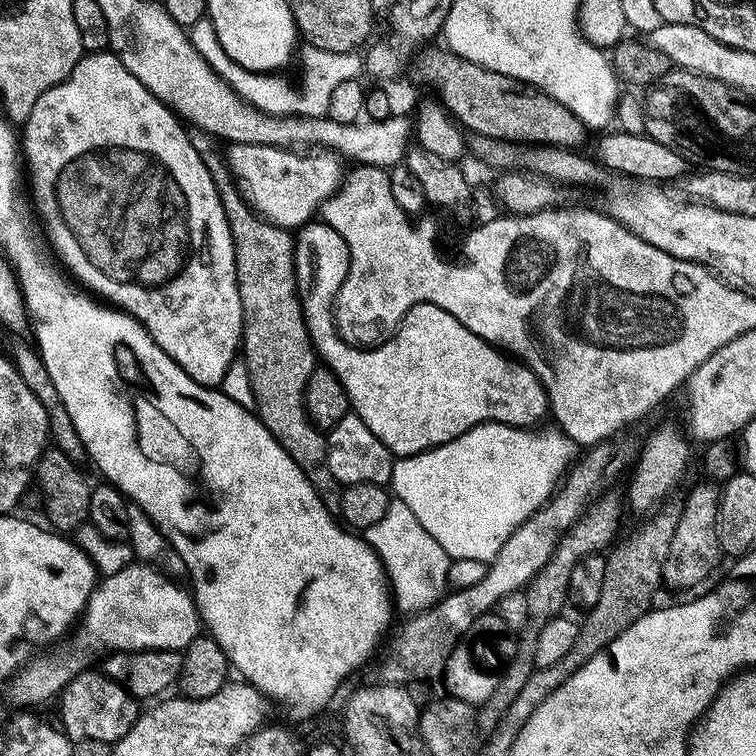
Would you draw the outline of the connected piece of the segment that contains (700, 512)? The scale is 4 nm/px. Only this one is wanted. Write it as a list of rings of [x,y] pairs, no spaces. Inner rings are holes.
[[[701,482],[683,501],[681,521],[670,546],[669,560],[666,562],[664,584],[669,588],[696,588],[712,576],[712,571],[722,561],[722,549],[718,538],[718,514],[720,513],[721,489],[715,483]]]

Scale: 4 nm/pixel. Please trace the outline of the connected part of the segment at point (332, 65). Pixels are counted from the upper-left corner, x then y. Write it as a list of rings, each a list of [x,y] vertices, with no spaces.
[[[205,17],[190,30],[192,44],[204,58],[213,72],[235,90],[237,96],[247,101],[258,112],[267,116],[299,116],[301,118],[324,118],[330,110],[330,94],[336,87],[347,80],[360,80],[366,64],[359,55],[339,56],[329,52],[320,52],[317,48],[309,47],[304,56],[304,72],[308,75],[308,85],[299,96],[288,84],[283,84],[272,74],[248,72],[244,67],[234,63],[222,48],[216,34],[213,22]]]

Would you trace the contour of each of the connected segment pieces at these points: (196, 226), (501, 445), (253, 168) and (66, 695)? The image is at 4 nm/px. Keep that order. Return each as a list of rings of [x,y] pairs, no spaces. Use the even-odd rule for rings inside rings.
[[[111,50],[95,51],[85,55],[74,70],[74,74],[66,78],[66,82],[54,86],[54,90],[38,98],[38,106],[34,106],[28,123],[22,128],[22,160],[26,165],[27,175],[28,172],[32,175],[32,200],[36,203],[41,218],[44,219],[44,228],[48,231],[47,243],[58,257],[59,263],[89,293],[103,298],[109,305],[128,313],[144,325],[144,329],[154,338],[154,342],[162,346],[162,350],[166,350],[166,354],[170,354],[170,358],[174,358],[174,362],[178,362],[178,366],[182,366],[182,370],[186,370],[186,374],[190,374],[194,382],[198,382],[203,388],[219,389],[230,366],[237,363],[244,339],[242,298],[238,294],[236,277],[236,251],[226,210],[220,201],[214,178],[202,162],[198,150],[194,150],[191,135],[187,131],[184,133],[183,127],[185,128],[185,125],[180,117],[167,104],[154,98],[154,94],[150,94],[150,90],[146,90],[146,86],[142,86],[142,82],[138,82],[138,78],[134,78],[134,74],[126,70],[126,66],[122,66],[122,62]]]
[[[484,424],[432,452],[397,459],[391,491],[395,499],[410,506],[418,522],[434,534],[442,550],[446,550],[453,560],[477,560],[488,564],[496,559],[509,538],[556,495],[562,481],[577,463],[578,445],[570,437],[559,430],[540,431],[544,430]]]
[[[233,144],[227,149],[226,159],[244,201],[262,219],[289,230],[313,223],[326,201],[340,191],[346,176],[340,169],[341,157],[328,150],[301,154],[286,148]]]
[[[85,670],[68,683],[62,693],[64,724],[73,741],[93,740],[114,746],[134,730],[142,715],[141,701],[121,681],[113,680],[103,671]]]

